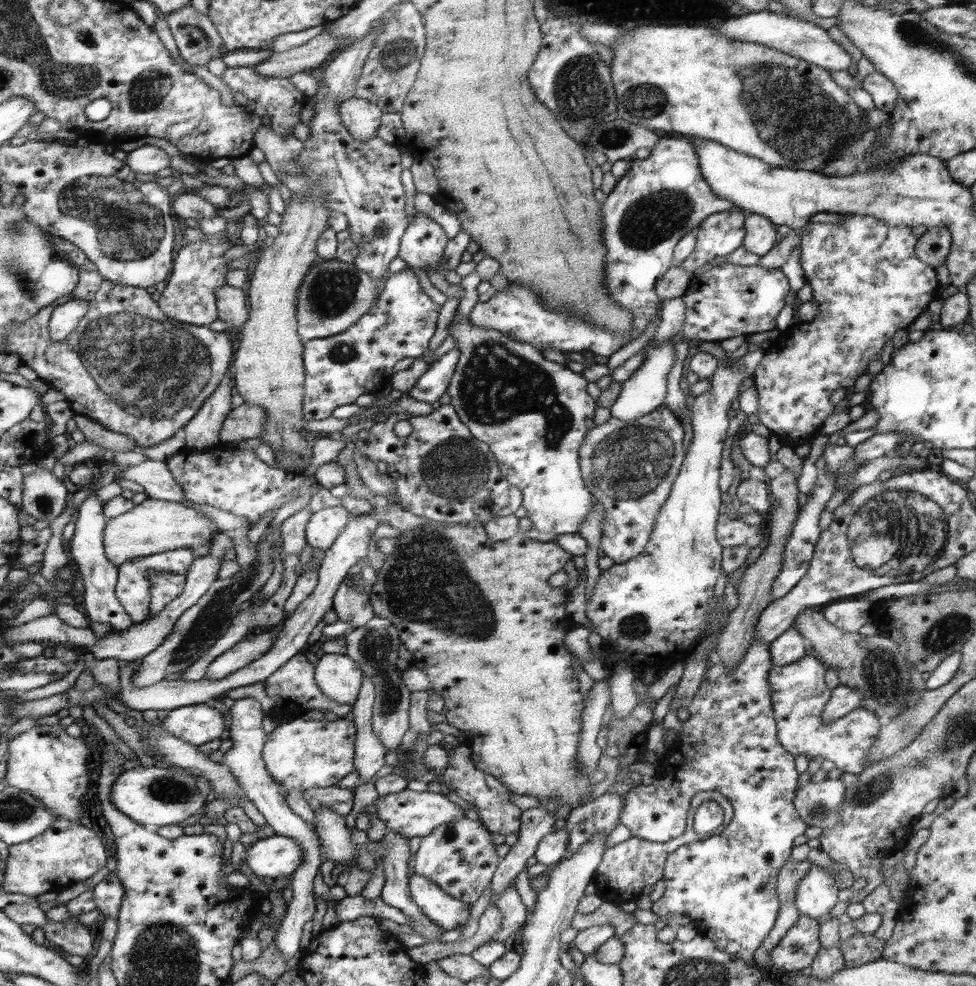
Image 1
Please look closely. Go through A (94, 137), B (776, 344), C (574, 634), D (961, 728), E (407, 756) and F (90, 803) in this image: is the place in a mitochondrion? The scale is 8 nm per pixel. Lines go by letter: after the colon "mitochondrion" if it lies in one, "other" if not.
A: other
B: other
C: other
D: mitochondrion
E: mitochondrion
F: other

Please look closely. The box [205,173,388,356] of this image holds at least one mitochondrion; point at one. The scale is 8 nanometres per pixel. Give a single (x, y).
(331, 293)

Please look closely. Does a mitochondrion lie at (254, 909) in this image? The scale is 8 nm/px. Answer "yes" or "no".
no

